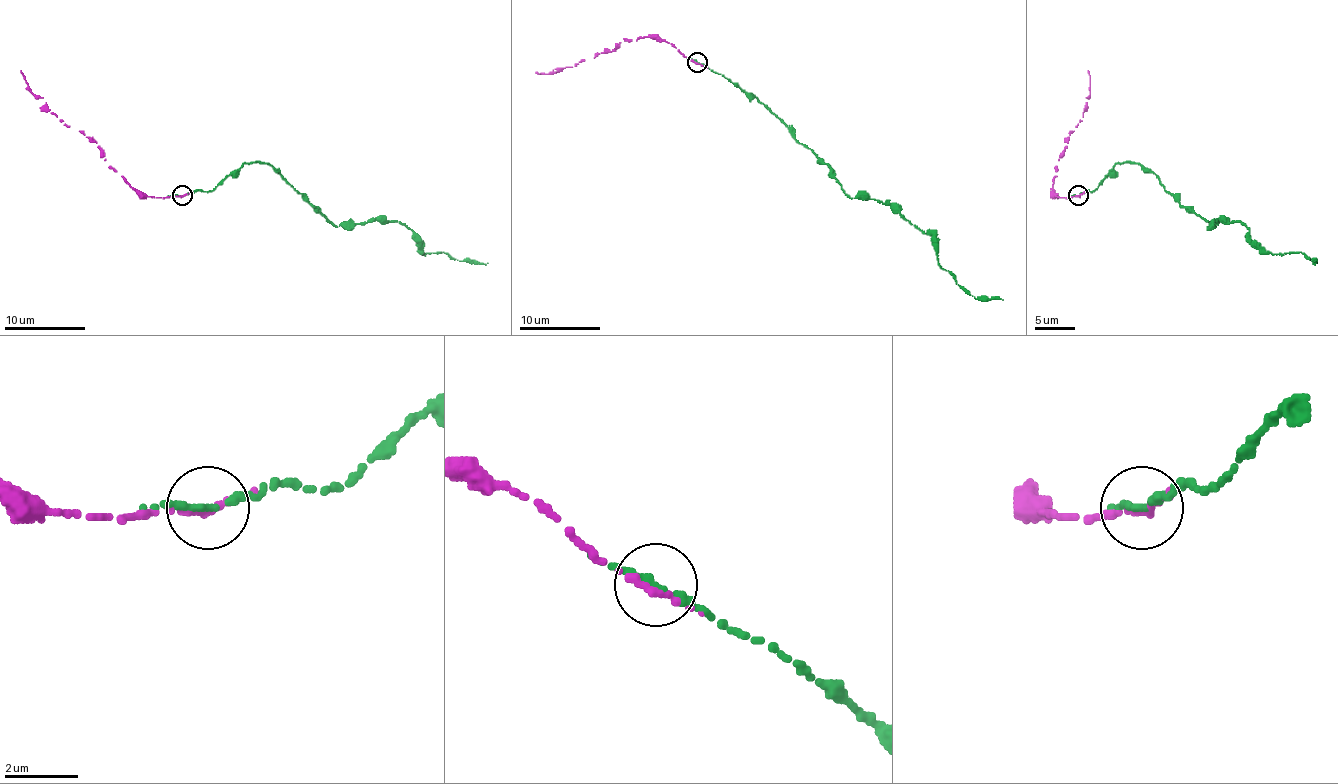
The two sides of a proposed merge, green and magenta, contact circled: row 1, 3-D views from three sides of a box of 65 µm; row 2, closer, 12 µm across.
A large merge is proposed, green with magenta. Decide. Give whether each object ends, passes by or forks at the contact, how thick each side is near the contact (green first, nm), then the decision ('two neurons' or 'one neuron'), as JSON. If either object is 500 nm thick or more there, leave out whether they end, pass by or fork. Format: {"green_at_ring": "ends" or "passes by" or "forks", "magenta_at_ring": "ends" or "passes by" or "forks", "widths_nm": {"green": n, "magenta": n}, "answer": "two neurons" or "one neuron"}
{"green_at_ring": "passes by", "magenta_at_ring": "ends", "widths_nm": {"green": 190, "magenta": 280}, "answer": "one neuron"}

